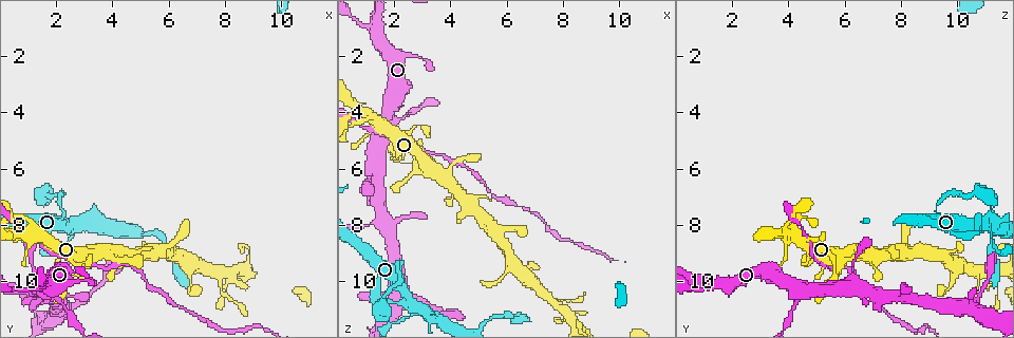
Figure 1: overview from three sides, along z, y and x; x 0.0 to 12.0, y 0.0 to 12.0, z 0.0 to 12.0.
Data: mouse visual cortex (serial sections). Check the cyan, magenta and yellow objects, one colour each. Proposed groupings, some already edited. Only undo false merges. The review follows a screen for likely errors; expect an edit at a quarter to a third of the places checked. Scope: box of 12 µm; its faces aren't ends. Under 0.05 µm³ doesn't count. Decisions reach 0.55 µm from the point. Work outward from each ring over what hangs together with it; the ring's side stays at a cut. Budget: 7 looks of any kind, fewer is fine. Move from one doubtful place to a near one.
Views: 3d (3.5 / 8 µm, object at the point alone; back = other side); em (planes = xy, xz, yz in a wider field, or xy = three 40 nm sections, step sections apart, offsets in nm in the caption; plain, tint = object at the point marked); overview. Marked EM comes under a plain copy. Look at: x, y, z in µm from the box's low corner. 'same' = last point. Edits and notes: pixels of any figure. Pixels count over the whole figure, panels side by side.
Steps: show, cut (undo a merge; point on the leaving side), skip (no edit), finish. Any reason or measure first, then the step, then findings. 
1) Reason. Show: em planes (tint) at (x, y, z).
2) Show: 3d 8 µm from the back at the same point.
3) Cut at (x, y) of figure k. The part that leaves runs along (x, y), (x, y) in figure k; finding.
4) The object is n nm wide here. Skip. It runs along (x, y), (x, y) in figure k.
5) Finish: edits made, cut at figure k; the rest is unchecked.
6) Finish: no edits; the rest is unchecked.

Abrupt turn. Show: 3d 3.5 µm at (2.6, 8.1, 11.1).

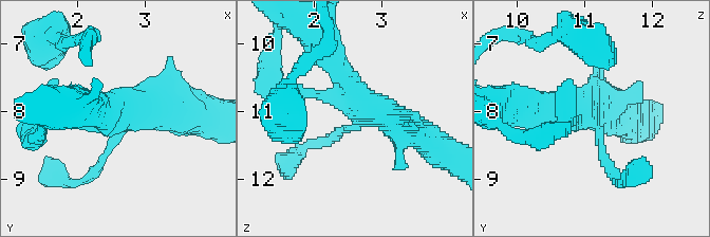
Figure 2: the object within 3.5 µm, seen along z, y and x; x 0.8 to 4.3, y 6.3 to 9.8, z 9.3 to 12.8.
Show: em planes (tint) at (2.70, 8.10, 11.15).

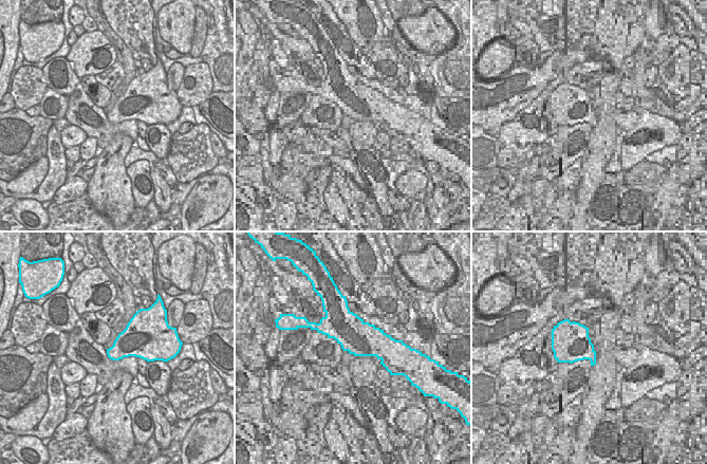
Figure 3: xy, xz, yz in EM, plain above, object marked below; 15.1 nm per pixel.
Another direction. Show: em xy step 1 (tint) at the same point.

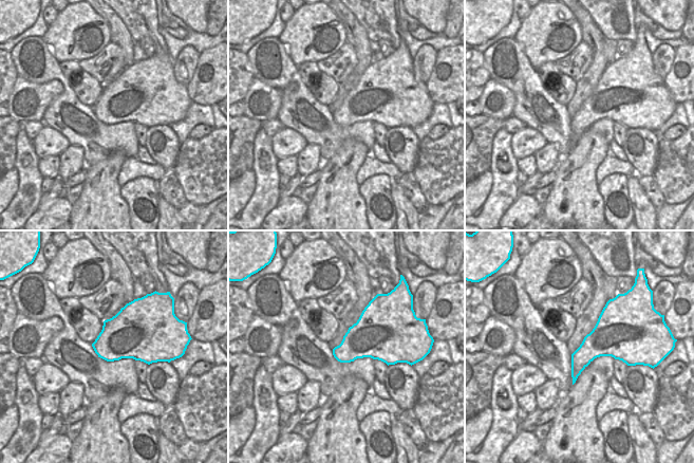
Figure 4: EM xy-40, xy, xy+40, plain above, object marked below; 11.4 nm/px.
The object is 440 nm wide here. Skip. It runs along (327, 51), (359, 99), (430, 143) in figure 2; all the same cell.

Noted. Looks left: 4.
Abrupt turn. Show: 3d 3.5 µm at (5.4, 8.2, 11.3).

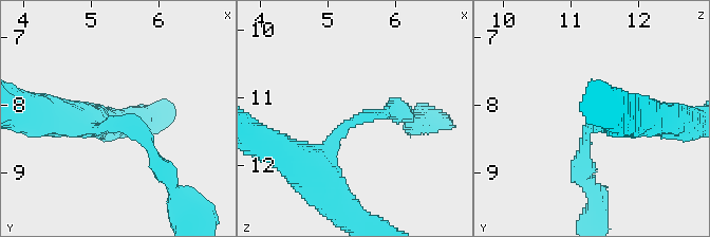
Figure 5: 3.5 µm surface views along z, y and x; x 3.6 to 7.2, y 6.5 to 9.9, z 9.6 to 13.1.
The arms are 200, 350 nm wide. Show: em xy step 2 (tint) at (5.40, 8.25, 11.30).

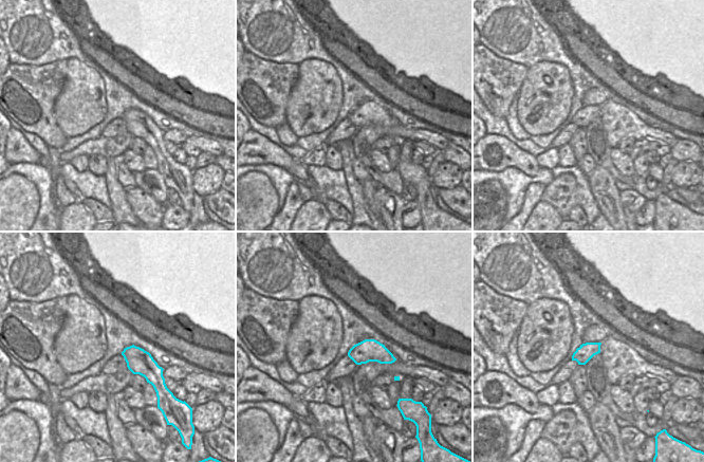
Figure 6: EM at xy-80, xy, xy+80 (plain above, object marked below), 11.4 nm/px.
Another direction. Show: em xy step 5 (tint) at the same point.

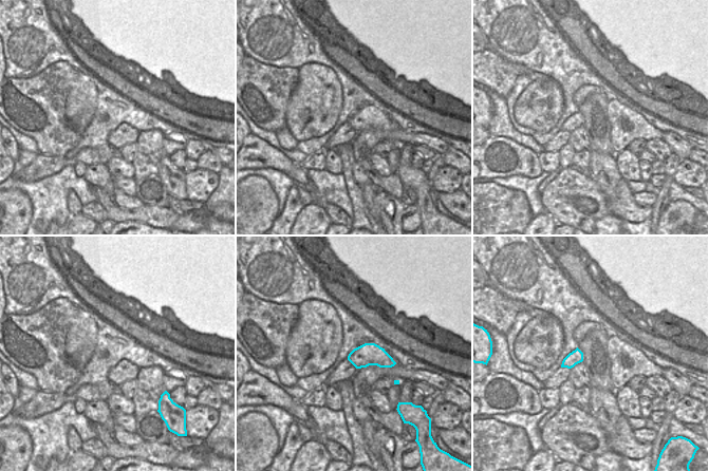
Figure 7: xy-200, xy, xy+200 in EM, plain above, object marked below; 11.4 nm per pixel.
Skip. It runs along (69, 121), (122, 121), (164, 172) in figure 5; continuous, no second cell.

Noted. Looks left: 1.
Finish: no edits; the rest is unchecked.

